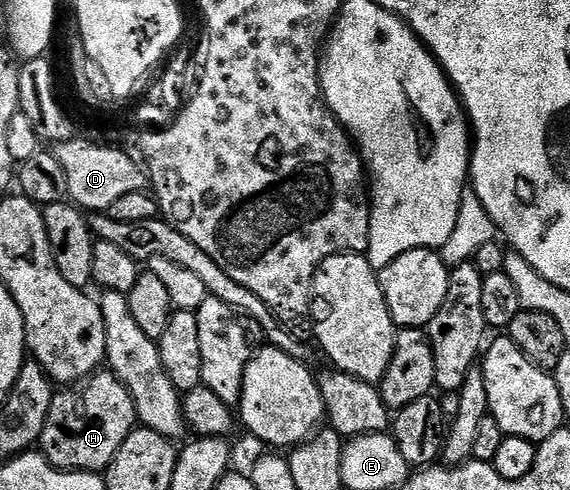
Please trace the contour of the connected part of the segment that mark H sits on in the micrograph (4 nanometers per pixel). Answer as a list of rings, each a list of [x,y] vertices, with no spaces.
[[[108,369],[98,370],[80,385],[56,392],[51,401],[51,413],[47,413],[47,425],[43,425],[40,454],[60,471],[91,471],[103,473],[115,461],[119,445],[127,441],[139,420],[131,393]]]

